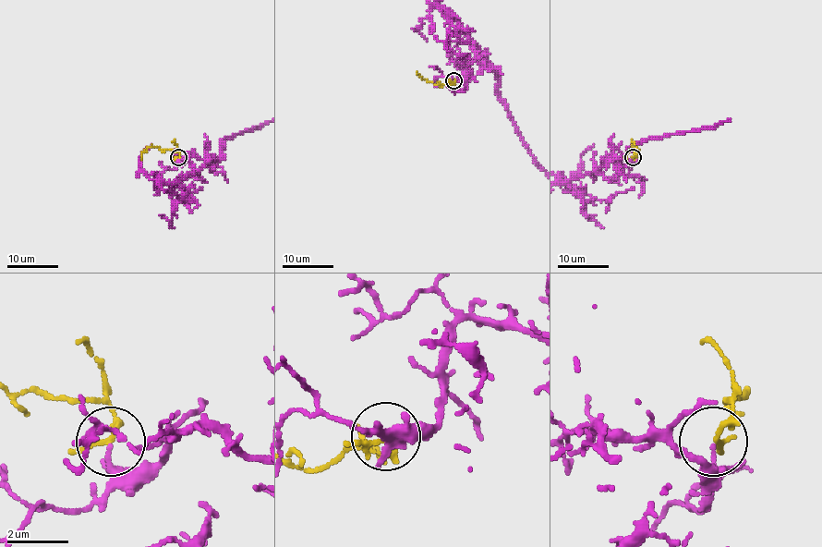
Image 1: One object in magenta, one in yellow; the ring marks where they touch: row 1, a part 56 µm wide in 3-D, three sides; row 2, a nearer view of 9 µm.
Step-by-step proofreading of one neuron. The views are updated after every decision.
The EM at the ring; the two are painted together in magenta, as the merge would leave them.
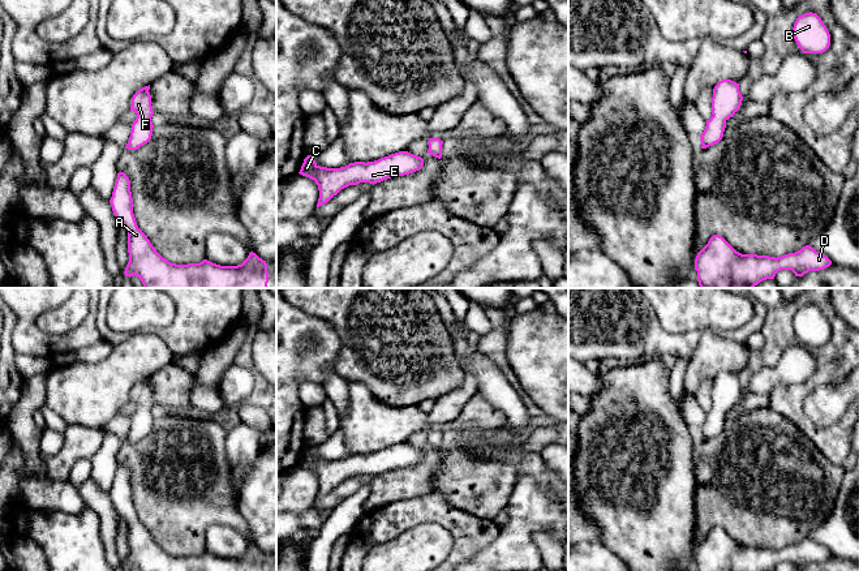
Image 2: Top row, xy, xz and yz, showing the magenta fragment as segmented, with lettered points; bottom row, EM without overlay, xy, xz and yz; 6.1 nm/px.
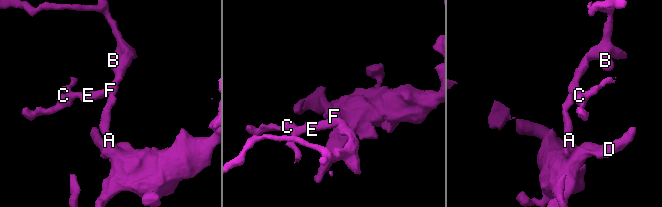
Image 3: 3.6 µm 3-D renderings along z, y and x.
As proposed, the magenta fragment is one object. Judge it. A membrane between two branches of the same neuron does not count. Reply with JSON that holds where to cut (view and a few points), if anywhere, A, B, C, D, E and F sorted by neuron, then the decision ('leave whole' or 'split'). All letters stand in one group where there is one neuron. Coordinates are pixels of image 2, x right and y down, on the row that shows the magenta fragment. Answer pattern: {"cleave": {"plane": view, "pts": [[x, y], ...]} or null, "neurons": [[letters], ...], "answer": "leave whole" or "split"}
{"cleave": null, "neurons": [["A", "B", "C", "D", "E", "F"]], "answer": "leave whole"}

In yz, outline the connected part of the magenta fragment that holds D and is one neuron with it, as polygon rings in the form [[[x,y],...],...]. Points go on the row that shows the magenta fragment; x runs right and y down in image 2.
[[[713,235],[695,259],[700,288],[753,288],[763,280],[774,279],[781,270],[791,270],[795,276],[803,276],[830,265],[826,256],[809,245],[777,258],[742,254],[720,235]]]

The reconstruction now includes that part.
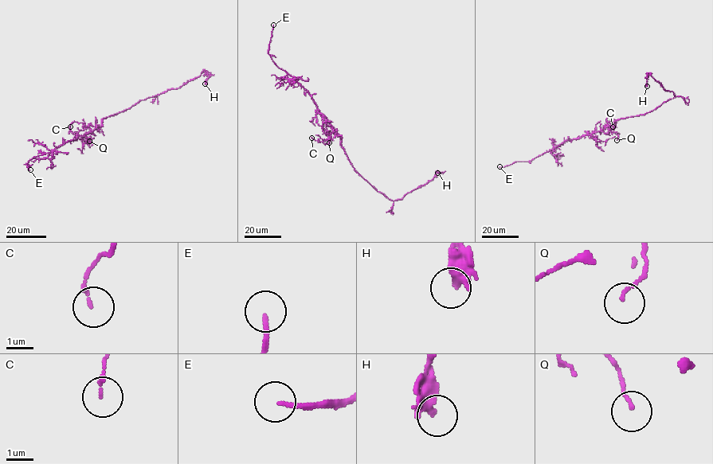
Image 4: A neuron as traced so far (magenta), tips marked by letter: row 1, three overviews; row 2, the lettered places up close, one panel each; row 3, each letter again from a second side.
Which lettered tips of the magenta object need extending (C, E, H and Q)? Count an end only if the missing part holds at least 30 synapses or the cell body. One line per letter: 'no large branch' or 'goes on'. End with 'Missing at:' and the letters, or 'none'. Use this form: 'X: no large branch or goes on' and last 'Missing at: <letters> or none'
C: no large branch
E: goes on
H: no large branch
Q: no large branch
Missing at: E

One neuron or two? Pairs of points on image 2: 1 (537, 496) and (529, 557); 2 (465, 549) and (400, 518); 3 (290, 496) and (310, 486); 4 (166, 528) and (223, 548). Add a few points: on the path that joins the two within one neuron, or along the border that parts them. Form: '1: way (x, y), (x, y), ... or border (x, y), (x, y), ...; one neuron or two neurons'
1: way (529, 511), (524, 518), (524, 541); one neuron
2: way (456, 531), (439, 514), (419, 514); one neuron
3: way (295, 494), (305, 486); one neuron
4: border (232, 527), (211, 526), (206, 531), (203, 550); two neurons

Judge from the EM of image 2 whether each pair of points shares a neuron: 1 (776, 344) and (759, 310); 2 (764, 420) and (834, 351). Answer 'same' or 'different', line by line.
1: different
2: different

